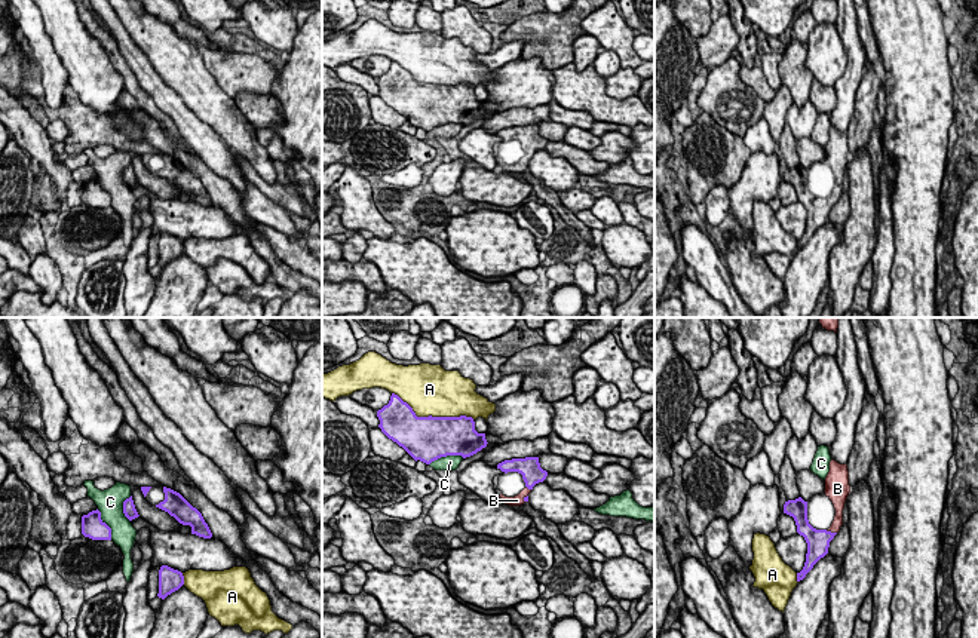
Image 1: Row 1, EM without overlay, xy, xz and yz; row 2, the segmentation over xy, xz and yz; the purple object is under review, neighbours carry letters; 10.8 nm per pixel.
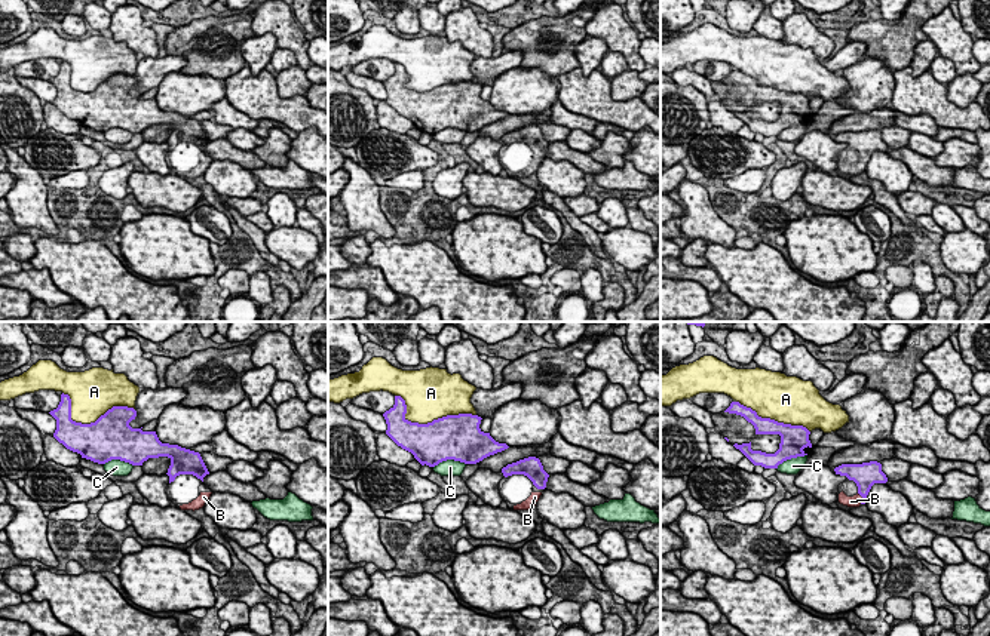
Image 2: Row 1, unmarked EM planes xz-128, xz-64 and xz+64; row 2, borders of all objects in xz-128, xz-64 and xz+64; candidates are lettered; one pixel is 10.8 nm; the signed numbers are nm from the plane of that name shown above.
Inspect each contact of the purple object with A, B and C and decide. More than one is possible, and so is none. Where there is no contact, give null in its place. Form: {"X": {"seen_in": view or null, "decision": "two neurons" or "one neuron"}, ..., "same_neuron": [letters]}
{"A": {"seen_in": "xz", "decision": "two neurons"}, "B": {"seen_in": "yz", "decision": "one neuron"}, "C": {"seen_in": "xz", "decision": "two neurons"}, "same_neuron": ["B"]}

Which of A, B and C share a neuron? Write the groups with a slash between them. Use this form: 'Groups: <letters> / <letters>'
Groups: A / B / C

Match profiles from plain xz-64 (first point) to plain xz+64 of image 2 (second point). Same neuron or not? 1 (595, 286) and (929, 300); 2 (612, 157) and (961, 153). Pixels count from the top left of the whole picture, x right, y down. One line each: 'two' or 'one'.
1: two
2: one

